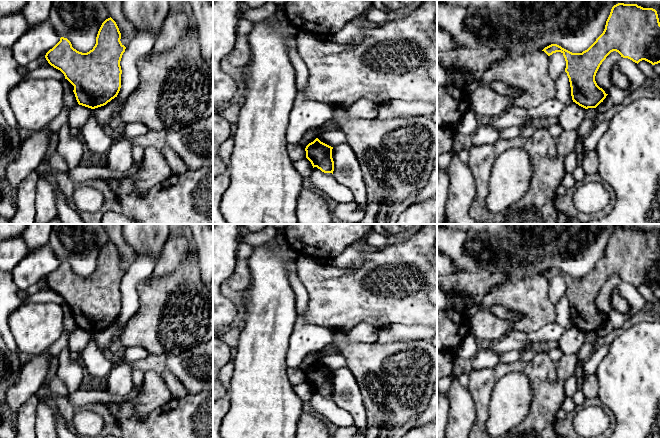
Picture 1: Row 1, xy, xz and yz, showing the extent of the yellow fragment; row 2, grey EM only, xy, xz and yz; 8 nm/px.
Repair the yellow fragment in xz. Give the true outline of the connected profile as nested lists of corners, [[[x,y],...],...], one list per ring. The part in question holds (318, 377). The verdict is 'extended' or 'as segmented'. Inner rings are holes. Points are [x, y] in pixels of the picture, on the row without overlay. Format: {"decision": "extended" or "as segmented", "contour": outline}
{"decision": "as segmented", "contour": [[[316,362],[306,370],[306,382],[311,386],[313,392],[317,391],[324,397],[333,398],[334,385],[332,382],[332,373],[333,371]]]}

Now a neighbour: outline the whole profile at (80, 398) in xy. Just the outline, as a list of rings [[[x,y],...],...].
[[[132,369],[131,378],[133,383],[133,388],[131,392],[126,396],[119,396],[110,393],[108,390],[82,390],[78,389],[71,392],[68,396],[69,401],[76,409],[86,408],[92,403],[102,403],[102,404],[123,404],[129,402],[141,389],[144,376],[146,374],[139,369]]]

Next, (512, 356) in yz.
[[[512,350],[505,352],[501,355],[500,362],[502,363],[514,363],[520,360],[520,352],[517,350]]]

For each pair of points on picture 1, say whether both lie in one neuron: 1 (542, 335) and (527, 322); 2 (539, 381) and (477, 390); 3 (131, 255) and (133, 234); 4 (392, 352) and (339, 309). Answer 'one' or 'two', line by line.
1: two
2: one
3: two
4: two

